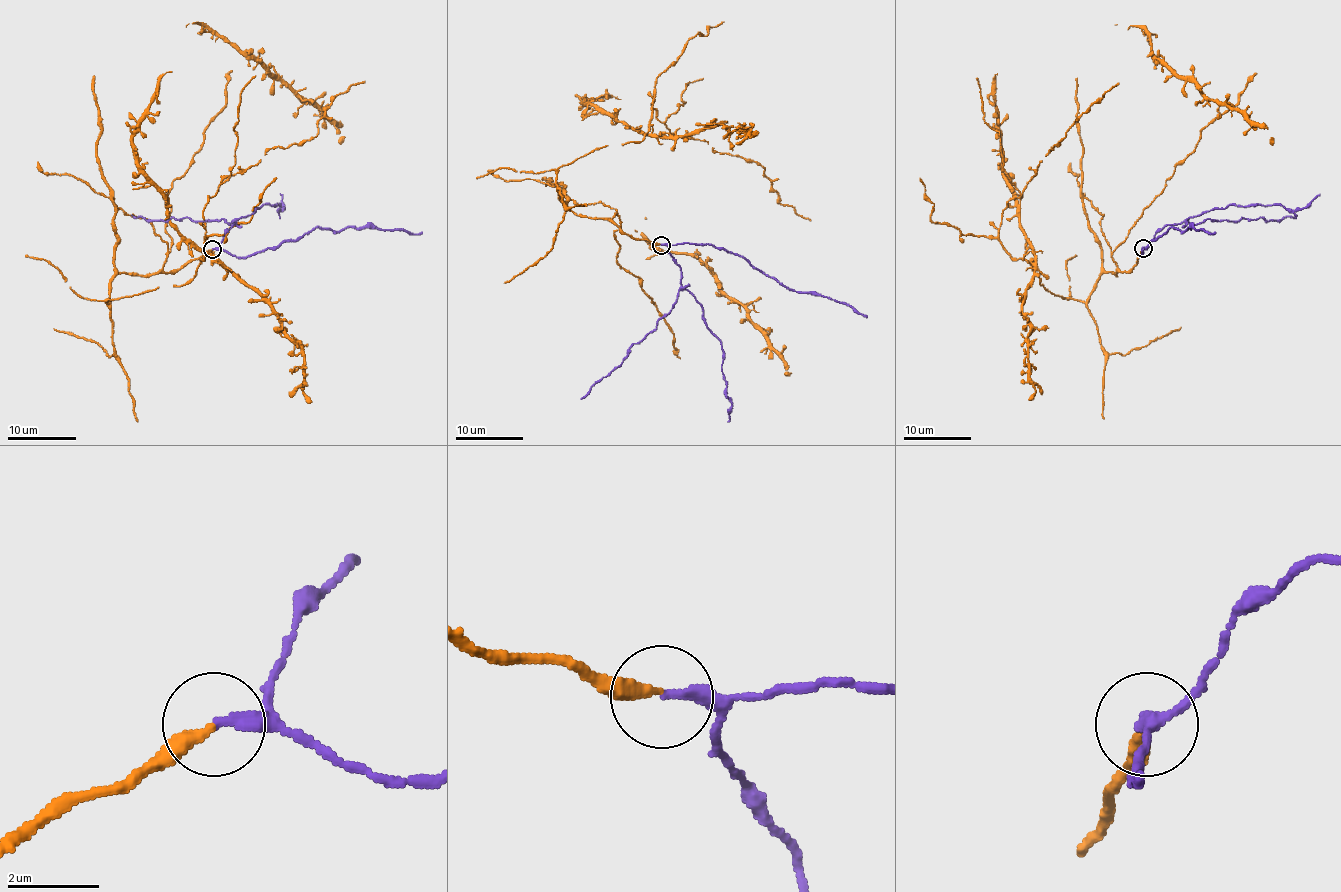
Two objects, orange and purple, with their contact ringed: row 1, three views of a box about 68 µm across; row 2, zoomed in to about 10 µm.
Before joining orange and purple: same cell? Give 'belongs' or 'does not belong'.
belongs

